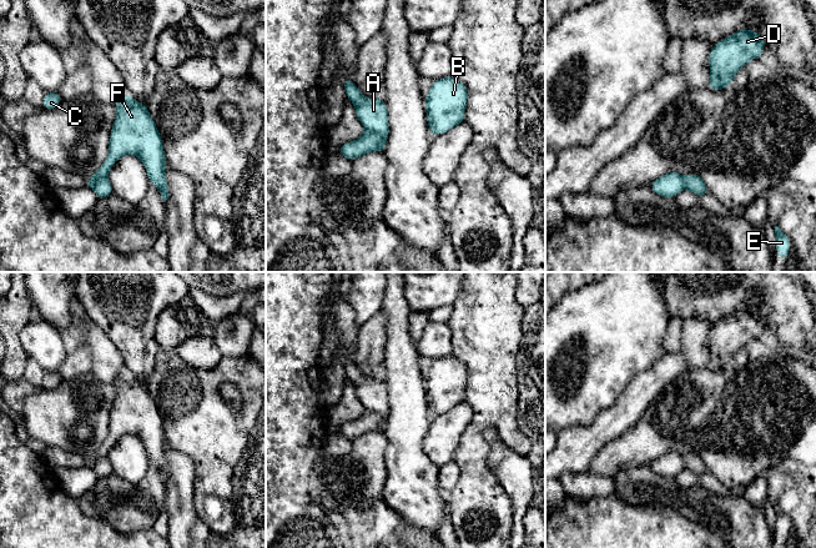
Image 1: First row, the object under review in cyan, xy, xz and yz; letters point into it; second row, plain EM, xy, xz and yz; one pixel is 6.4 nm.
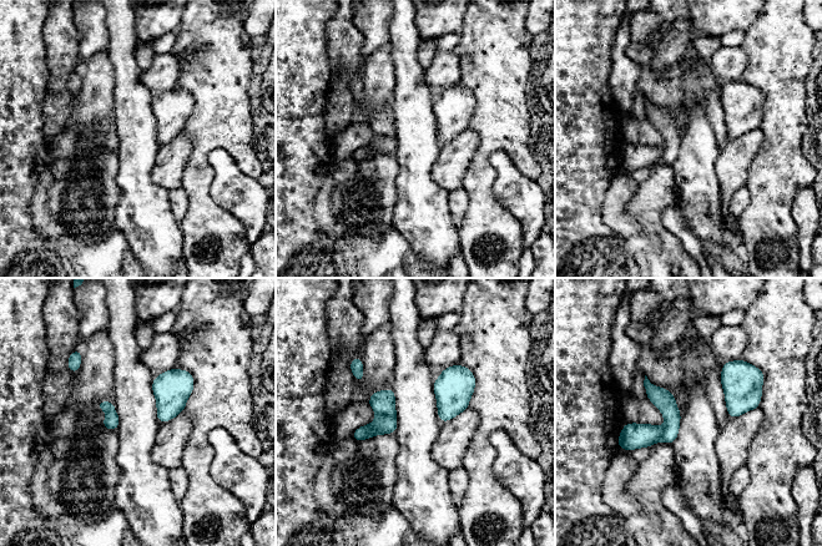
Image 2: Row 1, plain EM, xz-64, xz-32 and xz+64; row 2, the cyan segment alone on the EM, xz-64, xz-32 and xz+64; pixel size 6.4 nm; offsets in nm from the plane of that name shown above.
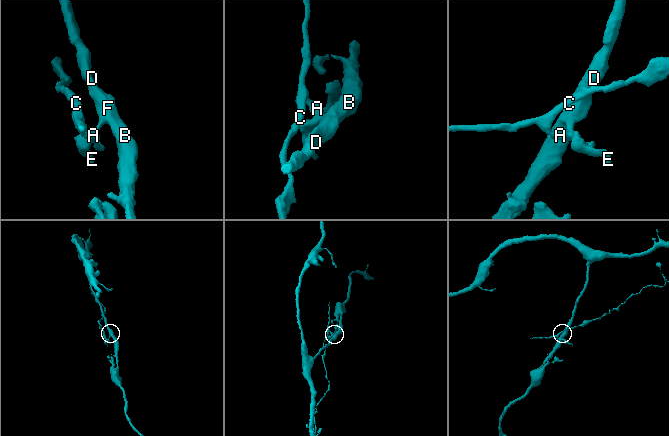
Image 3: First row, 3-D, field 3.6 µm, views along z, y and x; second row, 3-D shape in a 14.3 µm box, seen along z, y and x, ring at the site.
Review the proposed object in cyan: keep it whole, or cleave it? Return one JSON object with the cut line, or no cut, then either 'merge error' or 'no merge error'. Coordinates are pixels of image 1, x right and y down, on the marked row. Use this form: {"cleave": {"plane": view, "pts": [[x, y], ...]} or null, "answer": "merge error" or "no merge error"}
{"cleave": {"plane": "xz", "pts": [[366, 129], [373, 130], [383, 140], [383, 145], [378, 150]]}, "answer": "merge error"}

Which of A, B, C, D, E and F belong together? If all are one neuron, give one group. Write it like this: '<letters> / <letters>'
A C / B D E F

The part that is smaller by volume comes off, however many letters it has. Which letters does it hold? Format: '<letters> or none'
A, C

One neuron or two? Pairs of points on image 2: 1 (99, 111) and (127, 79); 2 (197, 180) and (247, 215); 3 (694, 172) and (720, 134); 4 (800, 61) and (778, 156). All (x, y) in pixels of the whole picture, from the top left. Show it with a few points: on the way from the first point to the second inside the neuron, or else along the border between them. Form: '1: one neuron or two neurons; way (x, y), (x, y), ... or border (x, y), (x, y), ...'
1: two neurons; border (112, 65), (114, 121)
2: two neurons; border (208, 158), (212, 170), (210, 195), (227, 211)
3: two neurons; border (705, 112), (720, 150)
4: one neuron; way (783, 85), (782, 132)

